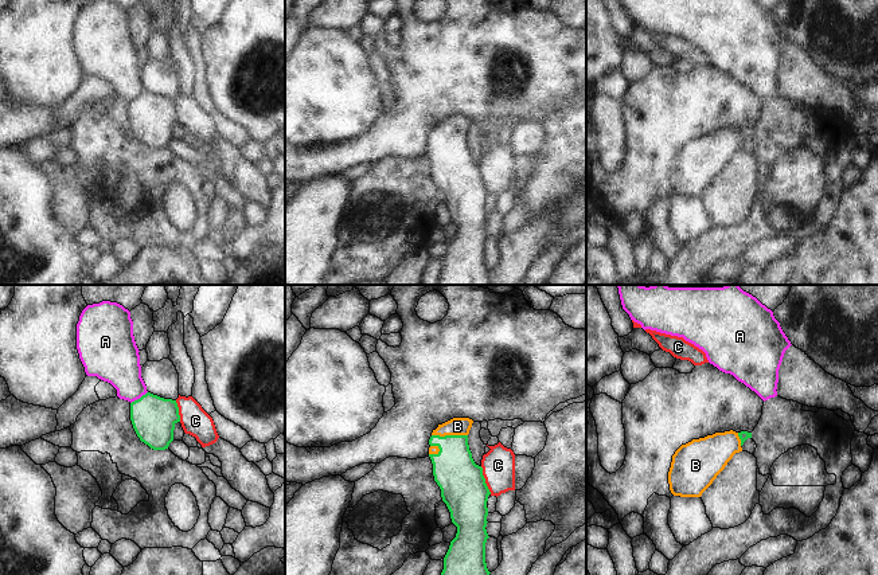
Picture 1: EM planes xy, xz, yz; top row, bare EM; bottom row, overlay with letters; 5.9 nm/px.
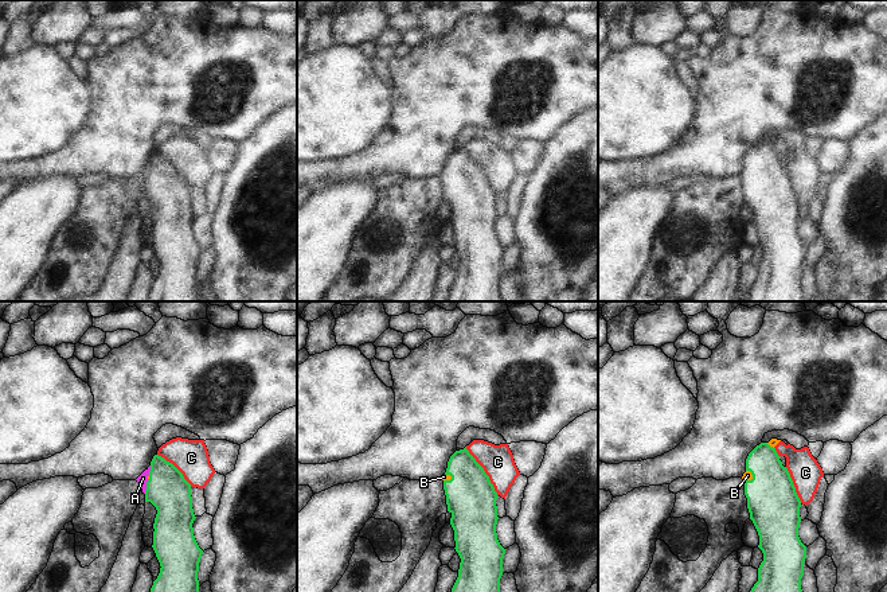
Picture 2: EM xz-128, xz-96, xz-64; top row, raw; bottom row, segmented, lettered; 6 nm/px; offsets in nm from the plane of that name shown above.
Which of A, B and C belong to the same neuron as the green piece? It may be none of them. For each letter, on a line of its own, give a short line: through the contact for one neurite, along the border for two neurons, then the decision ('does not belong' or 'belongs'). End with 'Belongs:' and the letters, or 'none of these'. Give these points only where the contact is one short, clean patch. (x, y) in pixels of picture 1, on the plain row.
A: line xy (147, 90), (131, 102); does not belong
B: belongs
C: line xz (480, 165), (484, 182), (491, 192); does not belong
Belongs: B

